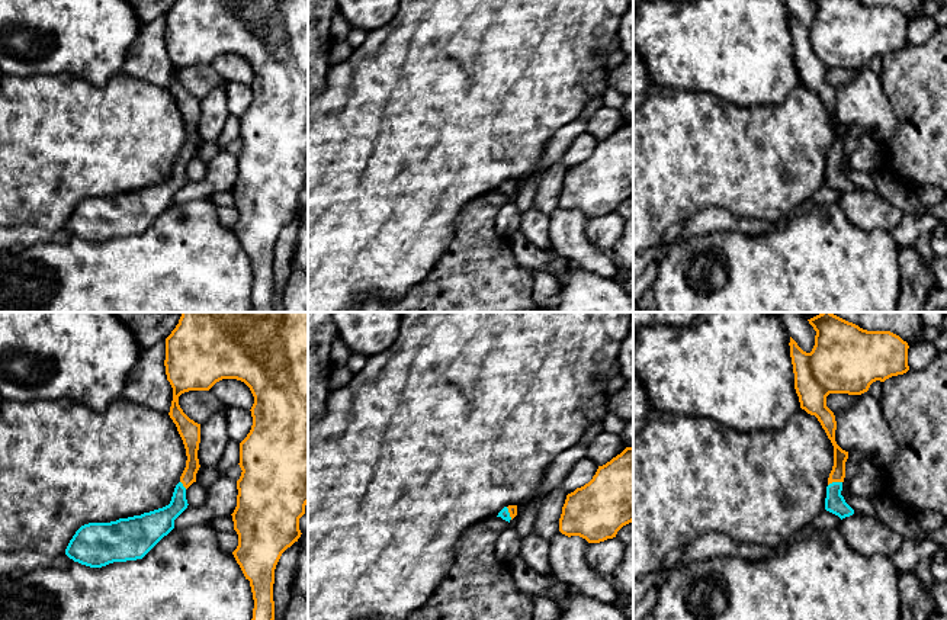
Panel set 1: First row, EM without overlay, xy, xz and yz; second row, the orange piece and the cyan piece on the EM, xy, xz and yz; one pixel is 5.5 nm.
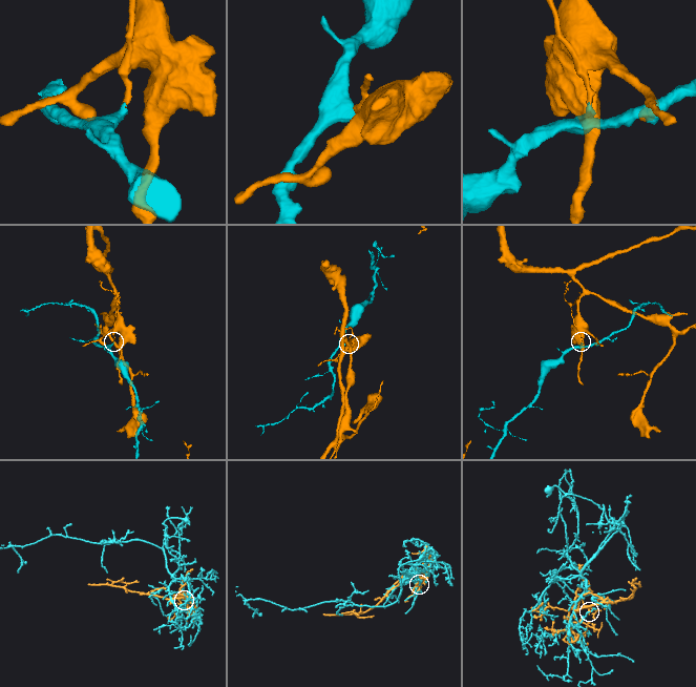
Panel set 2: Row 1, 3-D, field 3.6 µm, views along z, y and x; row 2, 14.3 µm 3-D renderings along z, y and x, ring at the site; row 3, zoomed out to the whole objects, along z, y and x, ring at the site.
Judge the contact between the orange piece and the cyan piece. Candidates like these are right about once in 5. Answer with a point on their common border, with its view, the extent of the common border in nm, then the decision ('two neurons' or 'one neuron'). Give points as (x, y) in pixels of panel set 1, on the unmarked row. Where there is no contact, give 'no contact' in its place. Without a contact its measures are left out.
contact yz (834, 156); length 80 nm; two neurons

